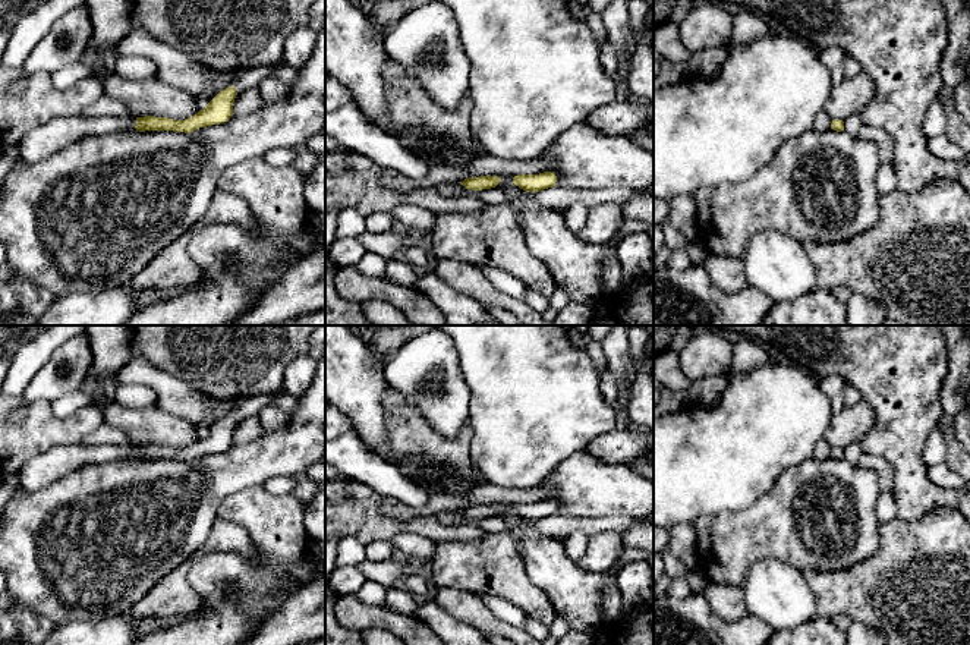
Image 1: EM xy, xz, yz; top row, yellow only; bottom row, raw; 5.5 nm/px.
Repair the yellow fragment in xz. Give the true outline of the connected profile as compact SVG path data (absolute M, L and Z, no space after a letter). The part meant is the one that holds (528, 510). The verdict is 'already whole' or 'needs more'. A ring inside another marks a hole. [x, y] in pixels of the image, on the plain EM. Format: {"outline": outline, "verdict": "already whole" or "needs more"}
{"outline": "M551 500L539 503L517 503L513 506L513 512L526 520L539 520L548 516L554 516L557 504Z", "verdict": "already whole"}

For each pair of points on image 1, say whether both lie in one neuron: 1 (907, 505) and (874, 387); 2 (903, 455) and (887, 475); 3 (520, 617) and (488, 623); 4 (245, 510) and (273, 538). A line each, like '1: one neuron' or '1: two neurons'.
1: one neuron
2: two neurons
3: two neurons
4: one neuron

